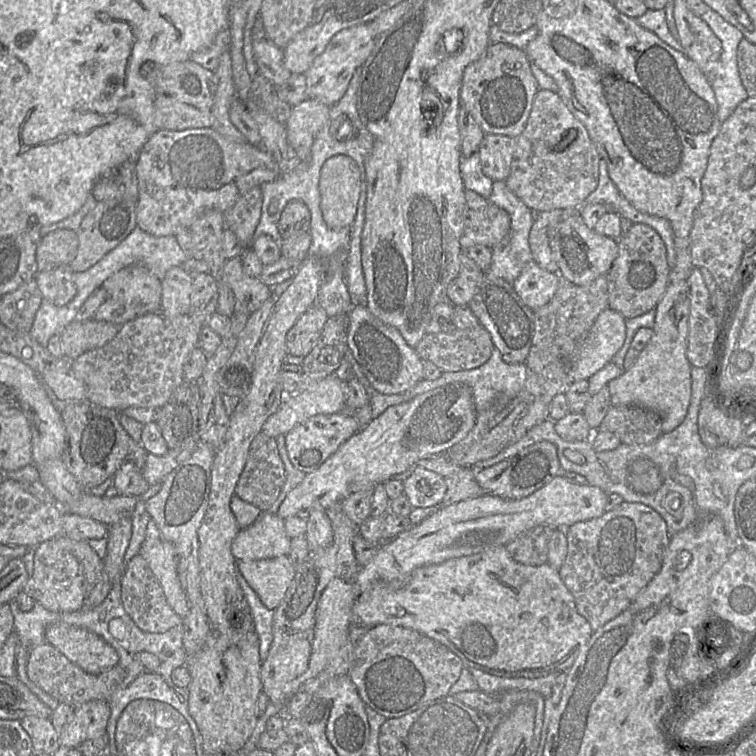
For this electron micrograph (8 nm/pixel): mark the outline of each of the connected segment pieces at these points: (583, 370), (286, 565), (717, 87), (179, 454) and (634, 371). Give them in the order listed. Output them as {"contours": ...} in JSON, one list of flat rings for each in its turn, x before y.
{"contours":[[[607,307,586,335,570,369,570,385,588,380,601,370,622,347,626,337,626,319]],[[288,555,239,561,238,569,270,610,275,610,279,606,295,575,295,569]],[[710,8,701,18,722,44,718,66,707,75,715,94,718,117,722,122,734,112,741,102,749,97,741,82,737,66,737,47,743,39,743,34]],[[169,449,165,455,148,453,142,475,149,485,161,484,165,477,178,465,187,460,193,449]],[[687,280,668,282,666,291,656,306,653,336,634,364,607,385,613,405,636,406,657,413,662,420,662,432,678,427,688,413,691,396,691,364,687,358,689,332,690,293]]]}

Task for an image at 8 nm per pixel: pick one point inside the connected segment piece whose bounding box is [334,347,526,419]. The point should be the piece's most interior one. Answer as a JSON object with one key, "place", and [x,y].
{"place":[495,376]}

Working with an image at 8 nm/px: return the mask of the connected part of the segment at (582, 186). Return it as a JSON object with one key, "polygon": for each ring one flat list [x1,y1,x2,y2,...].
{"polygon":[[538,88,525,129,516,138,510,173,505,182,534,213,554,209,580,209,597,186,599,161,600,156,587,129,568,109,559,94]]}

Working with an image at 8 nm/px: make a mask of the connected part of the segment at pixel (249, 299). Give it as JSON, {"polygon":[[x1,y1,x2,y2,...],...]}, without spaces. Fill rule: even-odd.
{"polygon":[[224,255,224,259,224,272,236,297,234,311,253,314,272,297,272,288,264,284,261,278,248,276,240,256,227,258]]}

